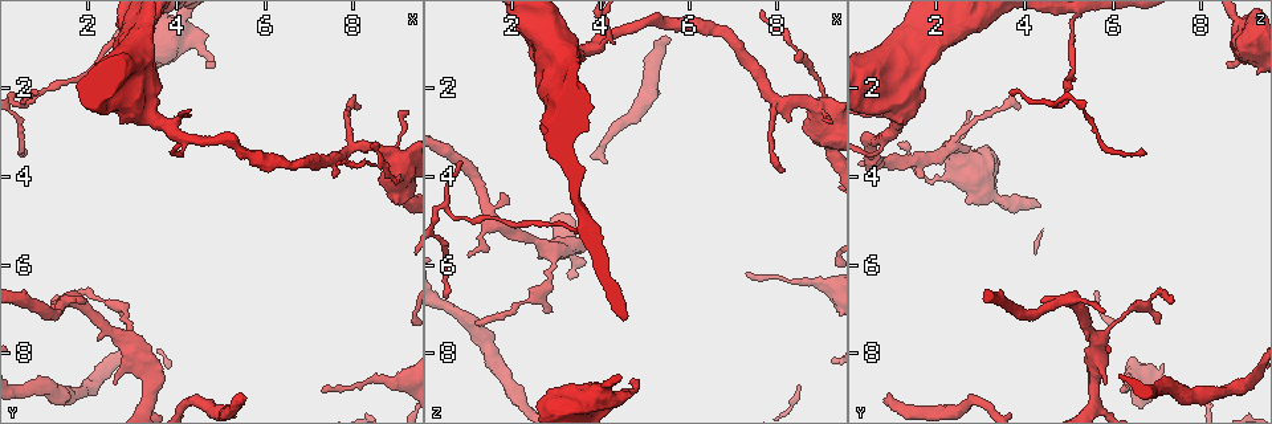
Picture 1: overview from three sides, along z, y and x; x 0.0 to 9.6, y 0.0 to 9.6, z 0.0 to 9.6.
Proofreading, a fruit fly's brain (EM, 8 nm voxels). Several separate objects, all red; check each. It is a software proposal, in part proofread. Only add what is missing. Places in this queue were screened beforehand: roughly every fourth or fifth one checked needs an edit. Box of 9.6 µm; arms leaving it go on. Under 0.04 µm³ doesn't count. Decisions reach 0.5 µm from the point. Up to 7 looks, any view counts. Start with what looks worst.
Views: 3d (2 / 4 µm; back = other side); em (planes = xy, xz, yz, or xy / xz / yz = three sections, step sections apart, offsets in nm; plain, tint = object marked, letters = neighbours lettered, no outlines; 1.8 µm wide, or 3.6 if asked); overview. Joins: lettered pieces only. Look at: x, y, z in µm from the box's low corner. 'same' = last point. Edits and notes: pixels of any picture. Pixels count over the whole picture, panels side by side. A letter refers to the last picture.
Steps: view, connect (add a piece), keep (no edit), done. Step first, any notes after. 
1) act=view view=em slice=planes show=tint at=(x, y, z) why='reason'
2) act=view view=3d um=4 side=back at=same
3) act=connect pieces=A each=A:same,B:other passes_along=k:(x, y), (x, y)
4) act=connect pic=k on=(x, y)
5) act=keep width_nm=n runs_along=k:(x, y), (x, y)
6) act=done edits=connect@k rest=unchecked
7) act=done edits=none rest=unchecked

act=view view=3d um=4 at=(4.80, 1.40, 8.65) why='branch stops here'

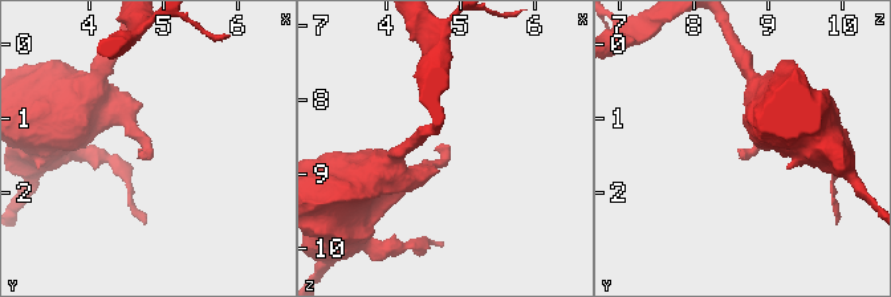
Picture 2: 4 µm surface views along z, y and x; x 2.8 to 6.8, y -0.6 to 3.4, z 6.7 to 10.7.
act=view view=em slice=planes show=letters at=(4.85, 1.45, 8.60)

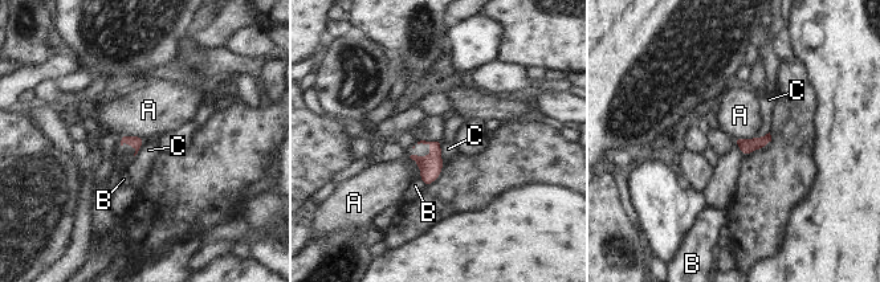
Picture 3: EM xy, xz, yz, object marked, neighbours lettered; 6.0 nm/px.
act=keep each=A:other,B:other,C:other found='none of them fits'

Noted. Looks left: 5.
act=view view=3d um=2 at=(5.45, 9.05, 0.75)

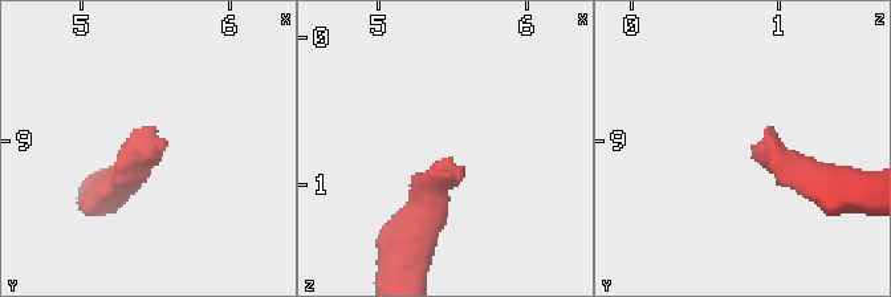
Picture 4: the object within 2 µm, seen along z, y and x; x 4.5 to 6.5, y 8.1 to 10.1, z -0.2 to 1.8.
act=view view=em slice=planes show=letters at=(5.48, 9.04, 0.80) why='shape alone is not enough'

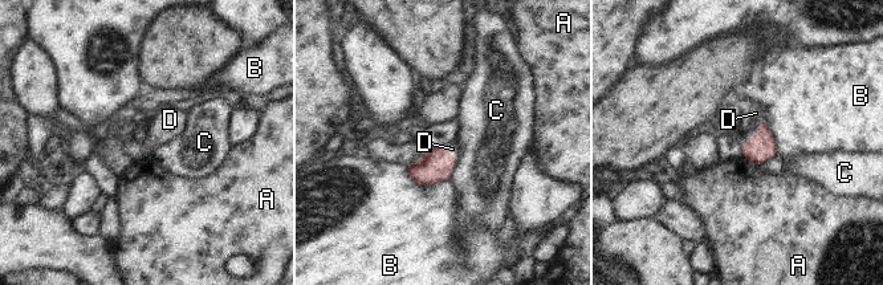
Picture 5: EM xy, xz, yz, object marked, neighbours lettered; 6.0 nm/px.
act=connect pieces=D each=A:other,B:other,C:other,D:same passes_along=5:(761, 147), (757, 134), (756, 113) found='it goes on there'

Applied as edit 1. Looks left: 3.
act=view view=em slice=xz step=16 show=plain at=(3.80, 2.95, 1.00) why='three arms meet'

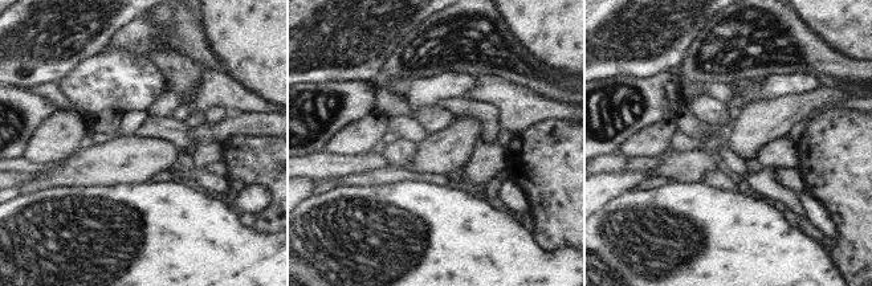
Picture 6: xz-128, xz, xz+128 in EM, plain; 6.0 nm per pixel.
act=view view=em slice=xz step=16 show=tint at=same why='with the object marked'

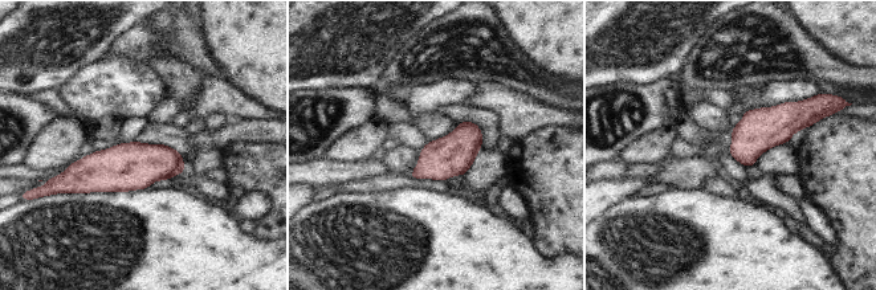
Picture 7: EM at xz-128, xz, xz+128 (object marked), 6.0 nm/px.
act=view view=em slice=xz step=16 show=letters at=same why='see the neighbours'

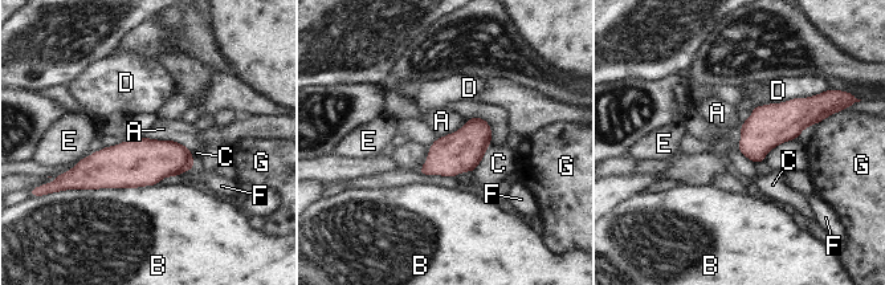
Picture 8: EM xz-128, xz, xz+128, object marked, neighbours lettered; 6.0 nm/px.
act=keep each=A:other,B:other,C:other,D:other,E:other,F:other,G:other border=8:(147, 137), (176, 141), (190, 150) found='none of them fits'

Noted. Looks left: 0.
act=done edits=connect@5 rest=unchecked

